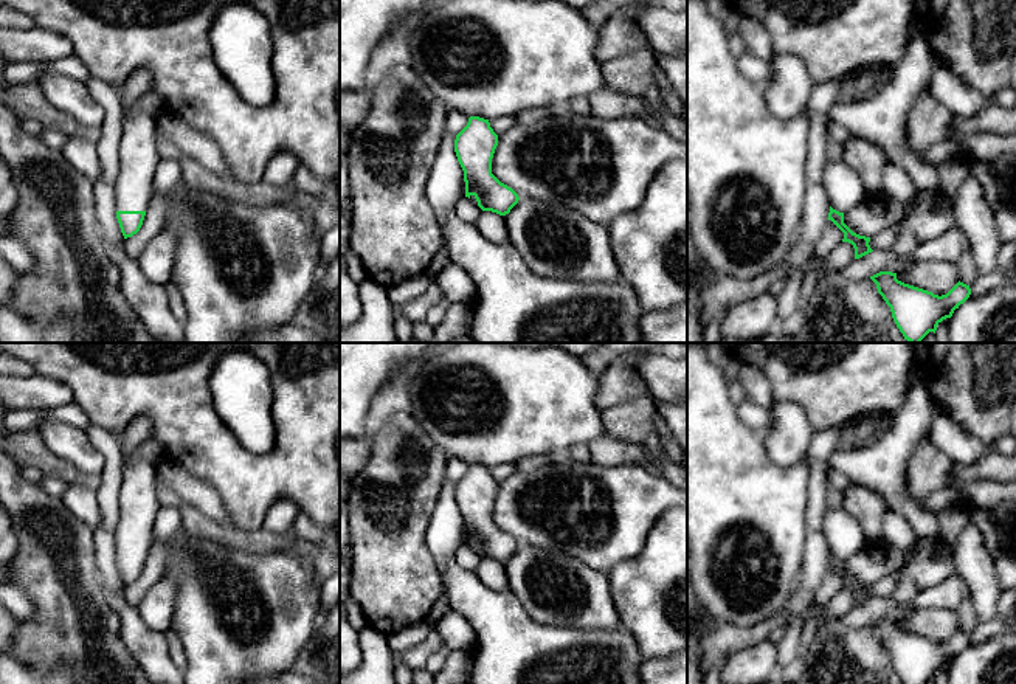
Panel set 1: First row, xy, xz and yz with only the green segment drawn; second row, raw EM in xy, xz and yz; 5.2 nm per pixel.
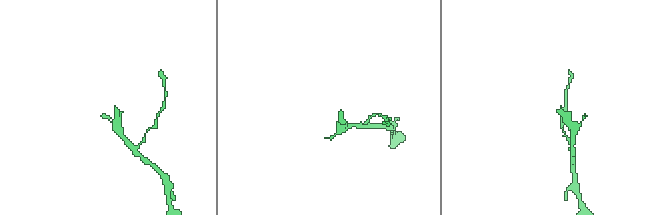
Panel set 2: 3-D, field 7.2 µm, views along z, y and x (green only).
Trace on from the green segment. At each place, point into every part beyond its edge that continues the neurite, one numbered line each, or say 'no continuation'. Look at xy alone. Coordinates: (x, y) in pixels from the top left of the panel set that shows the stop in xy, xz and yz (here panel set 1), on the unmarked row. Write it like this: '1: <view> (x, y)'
1: xy (138, 503)

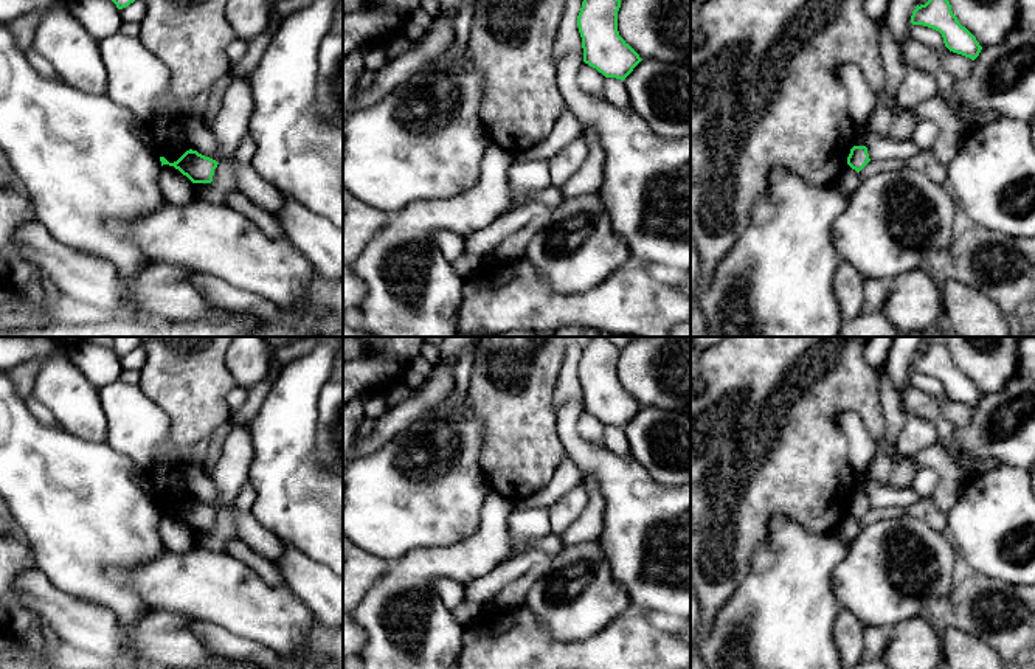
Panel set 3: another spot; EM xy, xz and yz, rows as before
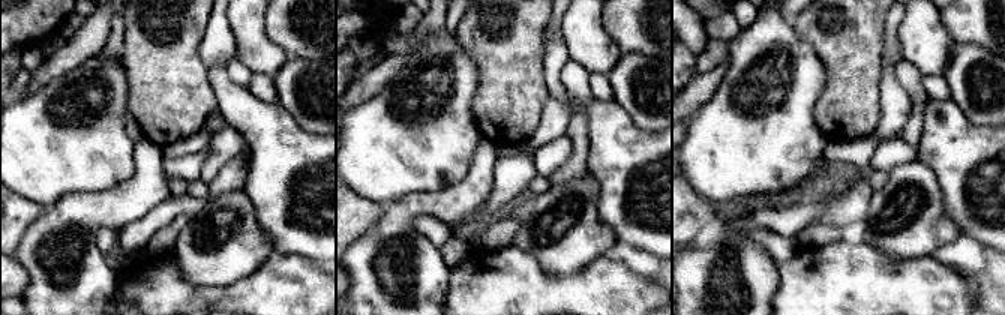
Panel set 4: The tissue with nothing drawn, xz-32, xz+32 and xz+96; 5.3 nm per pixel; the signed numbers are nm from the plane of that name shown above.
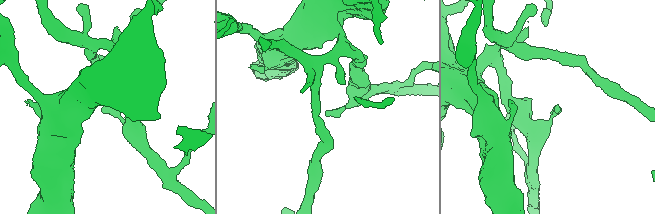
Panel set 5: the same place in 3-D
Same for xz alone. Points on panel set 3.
no continuation

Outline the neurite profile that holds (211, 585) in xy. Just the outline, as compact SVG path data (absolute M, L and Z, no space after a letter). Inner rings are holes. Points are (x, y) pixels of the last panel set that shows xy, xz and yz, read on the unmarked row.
M194 545L186 553L168 548L133 568L112 568L109 576L127 585L149 612L171 612L222 626L289 653L317 624L309 607L287 587L267 585L225 548Z

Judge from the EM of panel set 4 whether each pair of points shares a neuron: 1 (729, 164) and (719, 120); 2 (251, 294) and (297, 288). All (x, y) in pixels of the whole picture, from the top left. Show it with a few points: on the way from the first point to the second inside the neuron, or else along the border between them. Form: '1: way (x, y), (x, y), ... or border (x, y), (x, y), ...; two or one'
1: way (729, 153), (729, 131); one
2: way (263, 294), (285, 293); one

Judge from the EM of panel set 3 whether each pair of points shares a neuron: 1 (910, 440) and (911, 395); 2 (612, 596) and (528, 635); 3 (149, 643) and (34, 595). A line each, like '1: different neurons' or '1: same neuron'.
1: different neurons
2: different neurons
3: same neuron

